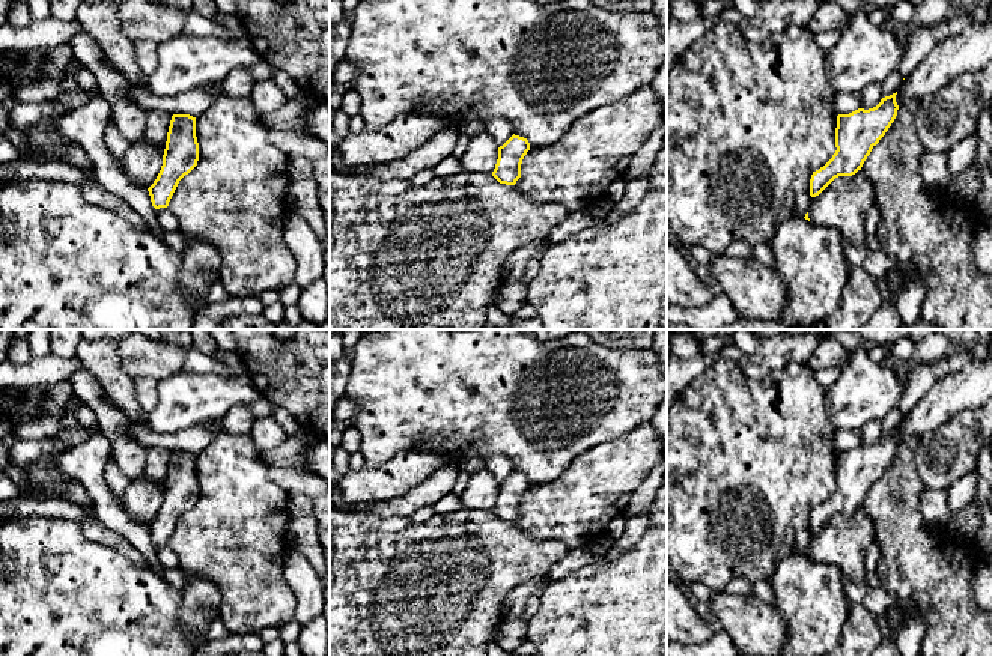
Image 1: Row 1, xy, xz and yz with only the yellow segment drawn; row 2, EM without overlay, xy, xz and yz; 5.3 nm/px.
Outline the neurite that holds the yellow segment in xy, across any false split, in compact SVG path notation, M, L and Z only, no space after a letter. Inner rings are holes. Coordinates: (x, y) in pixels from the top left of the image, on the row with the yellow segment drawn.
M173 114L167 132L161 170L148 188L155 209L167 208L179 184L199 161L199 143L196 137L196 117Z

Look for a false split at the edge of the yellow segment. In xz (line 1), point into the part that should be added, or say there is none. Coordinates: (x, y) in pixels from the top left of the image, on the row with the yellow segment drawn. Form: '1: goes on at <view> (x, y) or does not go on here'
1: does not go on here

